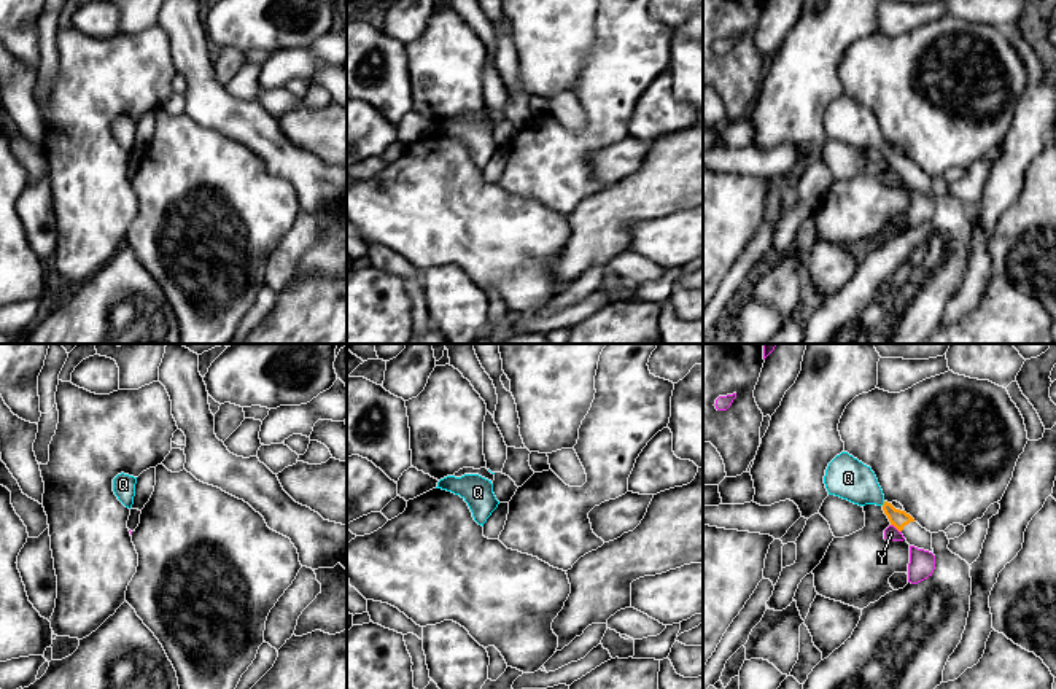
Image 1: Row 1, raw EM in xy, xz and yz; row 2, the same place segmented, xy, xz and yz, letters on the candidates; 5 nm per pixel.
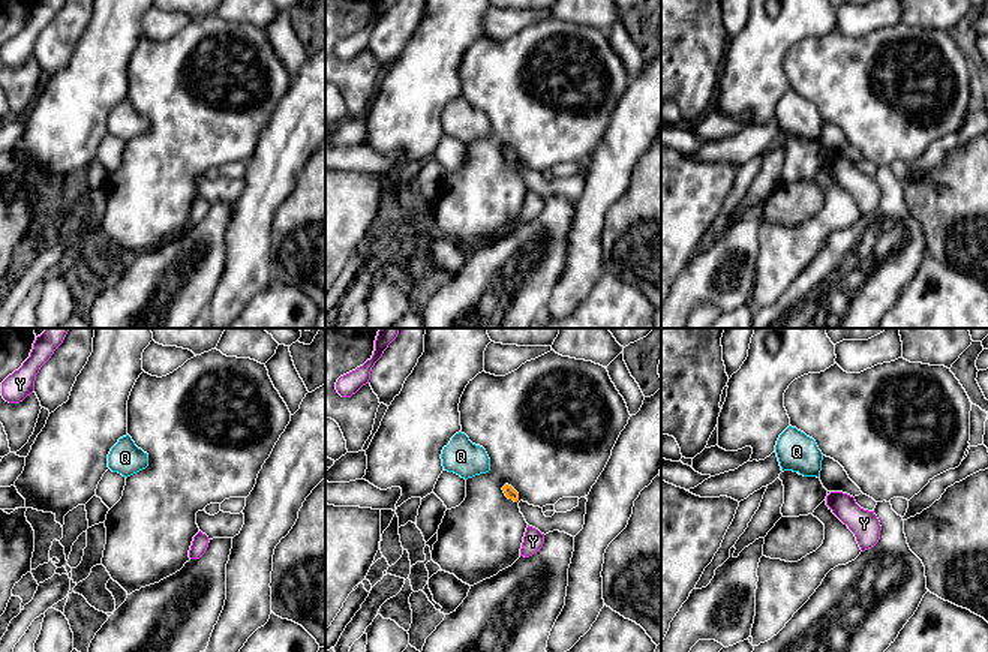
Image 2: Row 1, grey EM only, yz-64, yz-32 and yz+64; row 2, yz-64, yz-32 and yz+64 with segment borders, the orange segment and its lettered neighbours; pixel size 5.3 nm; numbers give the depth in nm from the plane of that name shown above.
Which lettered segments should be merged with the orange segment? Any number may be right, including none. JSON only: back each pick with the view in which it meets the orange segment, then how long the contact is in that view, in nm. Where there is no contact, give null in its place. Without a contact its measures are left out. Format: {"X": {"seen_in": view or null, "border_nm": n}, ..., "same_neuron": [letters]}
{"Q": {"seen_in": "yz", "border_nm": 30}, "same_neuron": ["Q"]}

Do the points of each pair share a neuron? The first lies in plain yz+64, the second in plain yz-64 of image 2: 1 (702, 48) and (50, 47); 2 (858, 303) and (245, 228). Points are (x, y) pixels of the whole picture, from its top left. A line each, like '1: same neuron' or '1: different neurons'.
1: different neurons
2: different neurons

